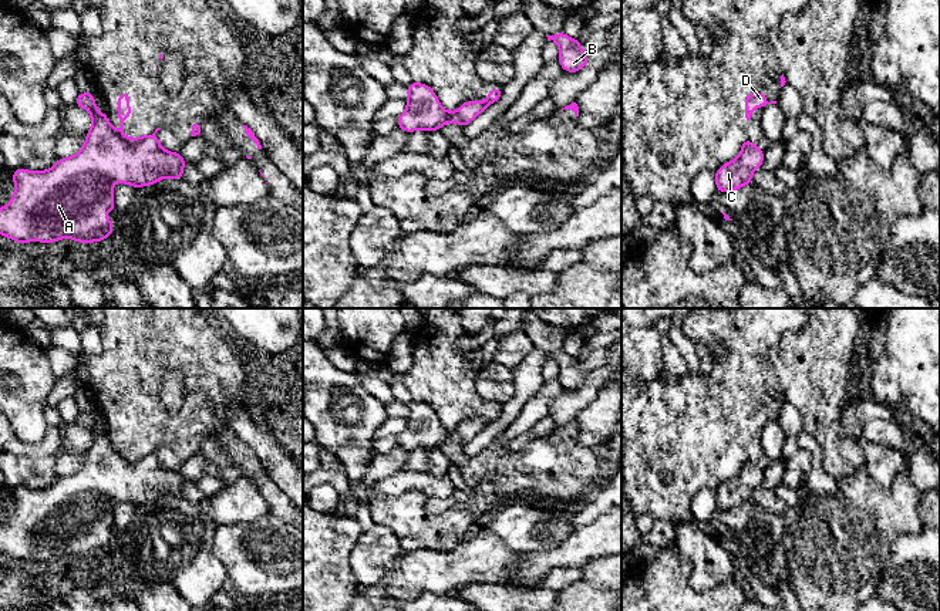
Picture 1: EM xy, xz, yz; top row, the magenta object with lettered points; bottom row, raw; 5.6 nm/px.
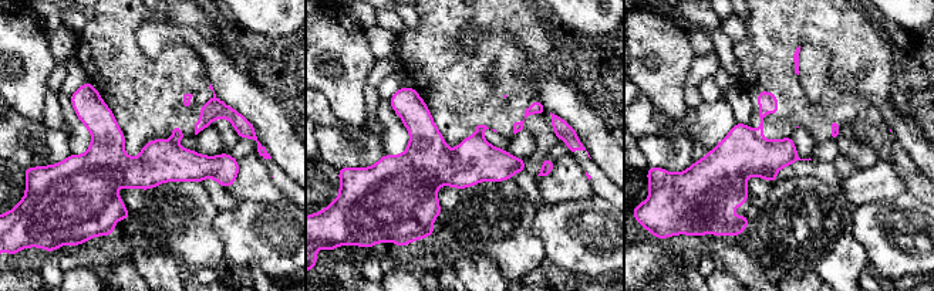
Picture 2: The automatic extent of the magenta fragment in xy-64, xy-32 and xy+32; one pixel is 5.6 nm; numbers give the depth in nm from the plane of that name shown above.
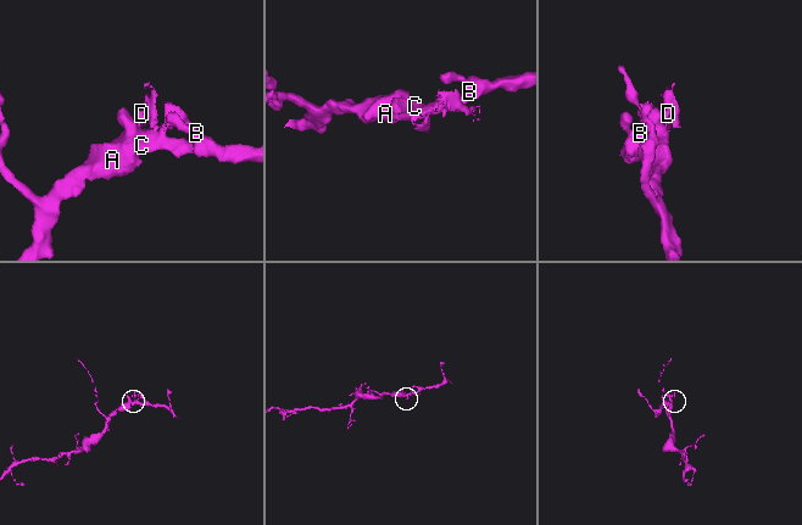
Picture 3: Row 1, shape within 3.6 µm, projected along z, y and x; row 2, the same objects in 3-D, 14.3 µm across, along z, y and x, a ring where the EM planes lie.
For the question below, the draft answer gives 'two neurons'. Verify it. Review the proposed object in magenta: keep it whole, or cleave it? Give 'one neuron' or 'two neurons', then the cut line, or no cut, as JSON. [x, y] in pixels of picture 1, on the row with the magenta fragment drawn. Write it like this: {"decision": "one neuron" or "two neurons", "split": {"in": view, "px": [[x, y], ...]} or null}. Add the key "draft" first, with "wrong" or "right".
{"draft": "right", "decision": "two neurons", "split": {"in": "xy", "px": [[117, 134], [130, 144], [137, 144], [150, 135]]}}

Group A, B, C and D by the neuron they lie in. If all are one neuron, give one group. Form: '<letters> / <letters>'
A B C / D

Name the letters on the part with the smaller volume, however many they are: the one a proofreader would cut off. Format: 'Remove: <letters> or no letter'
Remove: D

